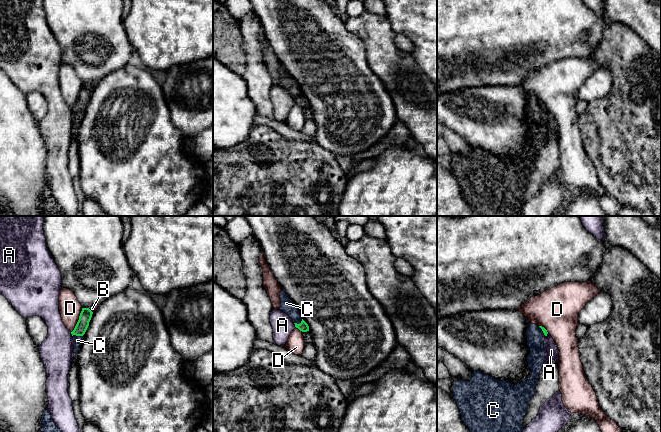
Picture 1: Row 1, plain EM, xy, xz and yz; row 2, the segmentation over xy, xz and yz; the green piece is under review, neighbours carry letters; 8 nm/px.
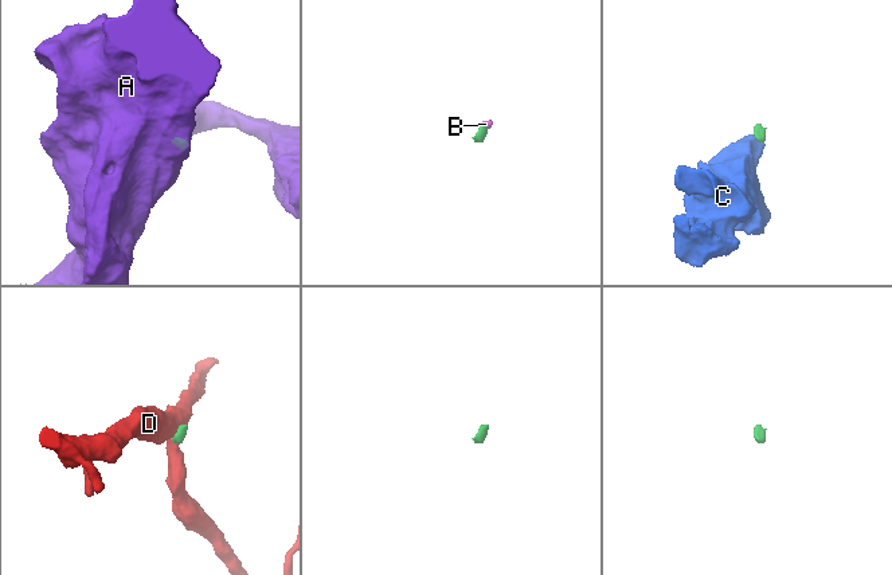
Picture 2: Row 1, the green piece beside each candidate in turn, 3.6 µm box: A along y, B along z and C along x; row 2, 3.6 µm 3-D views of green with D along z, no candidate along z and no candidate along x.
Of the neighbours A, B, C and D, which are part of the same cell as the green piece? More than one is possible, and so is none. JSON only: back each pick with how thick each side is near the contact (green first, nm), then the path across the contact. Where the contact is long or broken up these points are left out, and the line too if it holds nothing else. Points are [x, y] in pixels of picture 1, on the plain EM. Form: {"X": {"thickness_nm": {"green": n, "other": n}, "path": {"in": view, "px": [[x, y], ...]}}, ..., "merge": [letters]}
{"B": {"thickness_nm": {"green": 100, "other": 50}, "path": {"in": "xy", "px": [[85, 92], [88, 84], [92, 84]]}}, "C": {"thickness_nm": {"green": 100, "other": 70}, "path": {"in": "xy", "px": [[85, 92], [77, 111], [77, 116]]}}, "merge": ["B", "C"]}

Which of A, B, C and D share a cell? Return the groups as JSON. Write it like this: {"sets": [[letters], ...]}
{"sets": [["A"], ["B", "C"], ["D"]]}

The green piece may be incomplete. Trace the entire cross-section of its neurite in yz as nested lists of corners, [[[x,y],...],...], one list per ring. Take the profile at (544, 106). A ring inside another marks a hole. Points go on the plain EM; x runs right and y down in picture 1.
[[[531,100],[528,102],[526,110],[527,121],[530,124],[527,138],[532,147],[529,156],[524,156],[516,162],[480,147],[473,147],[470,157],[458,156],[454,161],[453,175],[458,181],[461,195],[478,216],[521,216],[528,178],[535,170],[539,149],[543,144],[545,136],[544,116],[548,108],[542,102]]]

